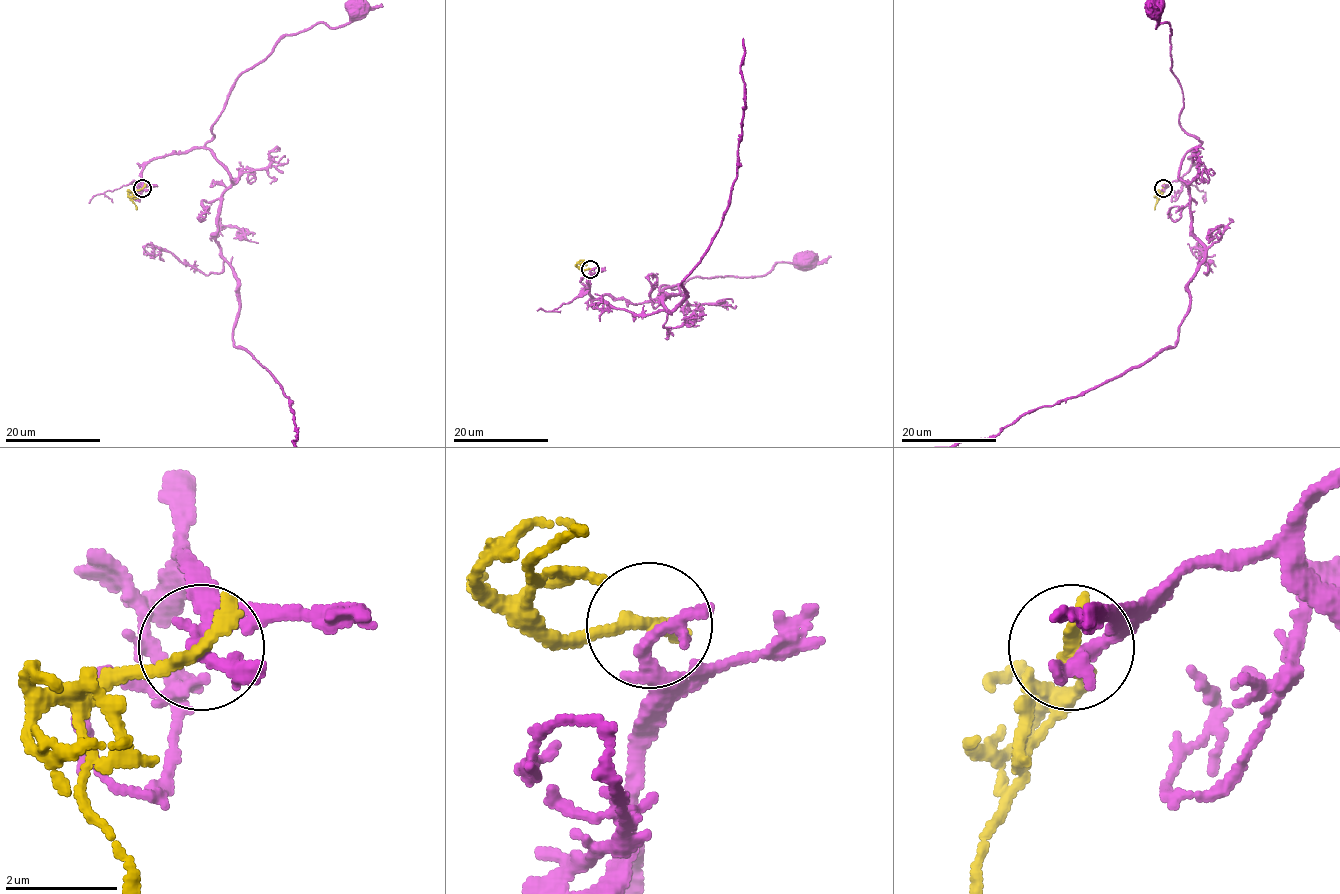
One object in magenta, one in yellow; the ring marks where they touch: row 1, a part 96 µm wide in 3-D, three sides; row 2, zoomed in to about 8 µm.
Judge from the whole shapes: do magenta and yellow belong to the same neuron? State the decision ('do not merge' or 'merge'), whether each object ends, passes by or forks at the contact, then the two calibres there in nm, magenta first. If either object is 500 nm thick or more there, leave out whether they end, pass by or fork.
do not merge | magenta passes by | yellow ends | 240/320 nm

